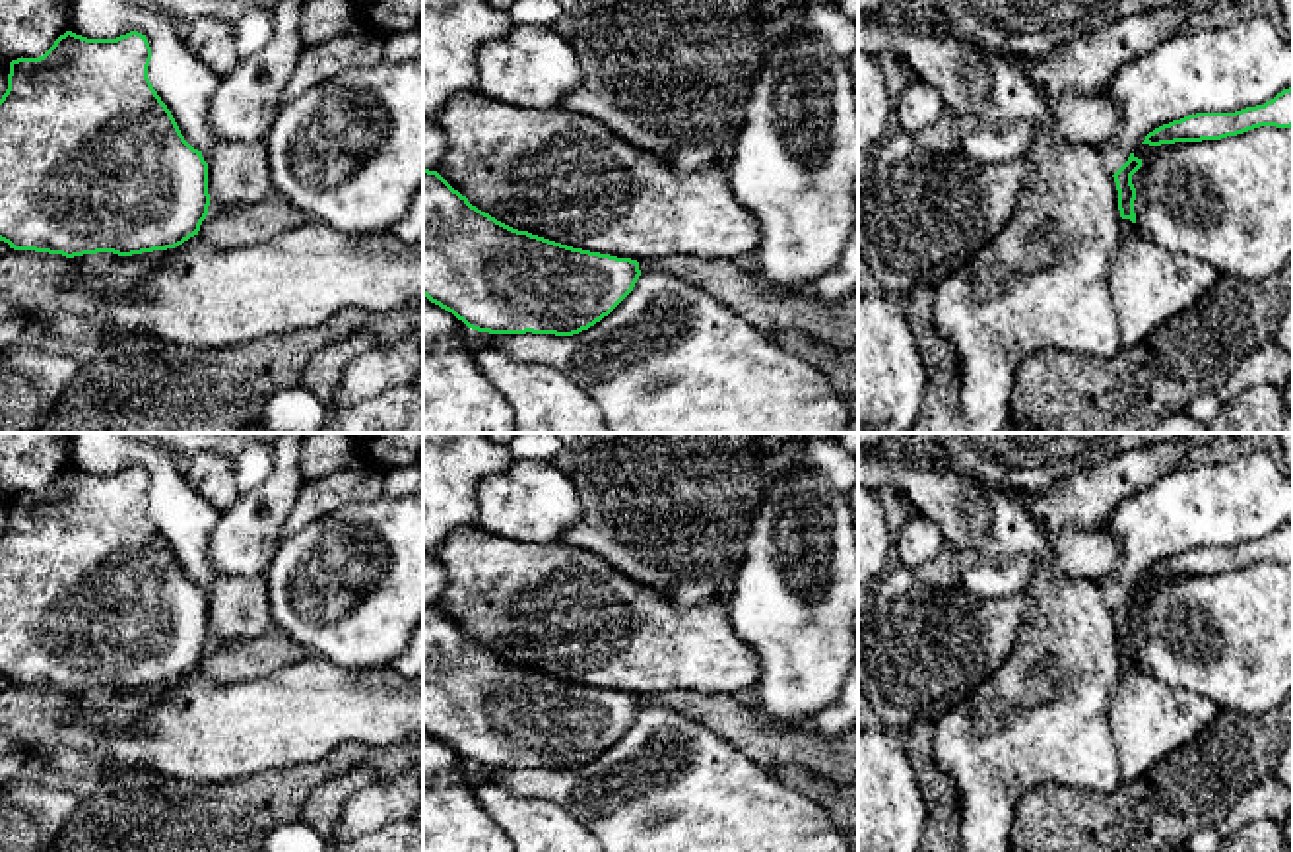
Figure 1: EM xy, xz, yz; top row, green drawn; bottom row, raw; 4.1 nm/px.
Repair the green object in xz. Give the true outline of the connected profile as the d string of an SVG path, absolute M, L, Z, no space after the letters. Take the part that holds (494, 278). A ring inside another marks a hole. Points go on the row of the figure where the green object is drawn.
M423 169L423 295L489 334L573 336L635 287L639 262L513 229Z

